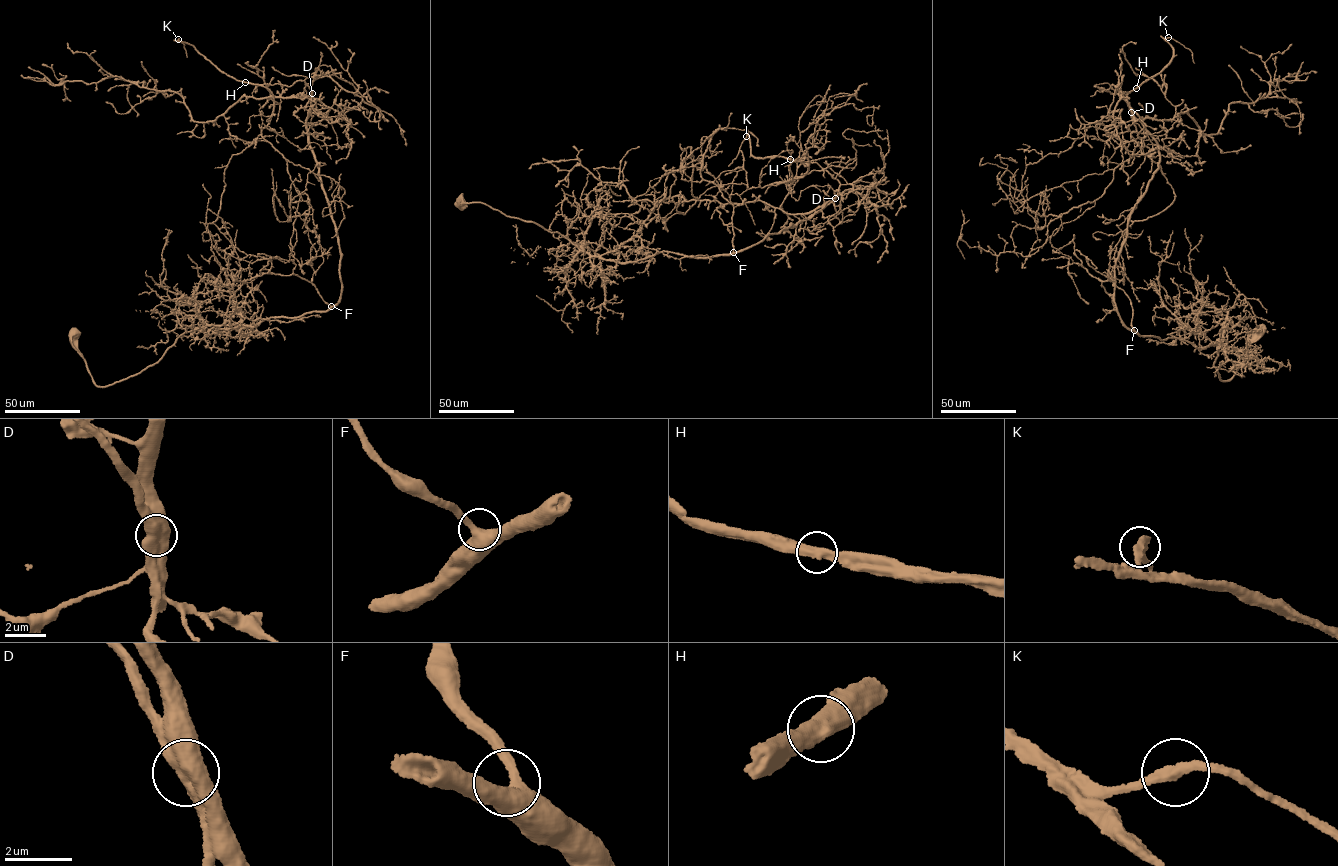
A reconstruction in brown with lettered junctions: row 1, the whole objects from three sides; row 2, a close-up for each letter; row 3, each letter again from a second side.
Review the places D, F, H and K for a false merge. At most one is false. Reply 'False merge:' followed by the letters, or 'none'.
False merge: D

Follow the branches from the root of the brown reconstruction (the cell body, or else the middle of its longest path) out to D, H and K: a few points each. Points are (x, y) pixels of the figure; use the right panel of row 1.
D: (1261, 330), (1222, 381), (1221, 341), (1140, 336), (1120, 319), (1115, 260), (1160, 157), (1132, 112)
H: (1261, 330), (1222, 381), (1221, 341), (1140, 336), (1120, 319), (1115, 260), (1160, 157), (1119, 98), (1136, 88)
K: (1261, 330), (1222, 381), (1221, 341), (1140, 336), (1117, 310), (1160, 157), (1120, 93), (1168, 64), (1168, 37)

